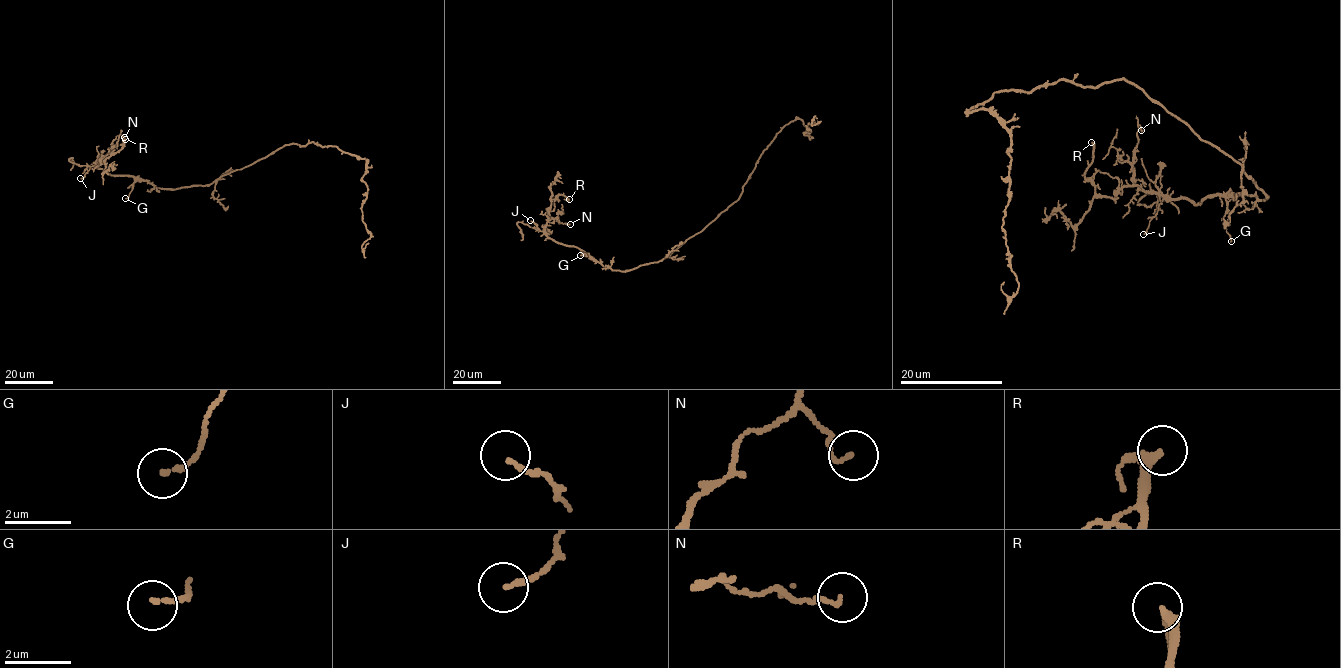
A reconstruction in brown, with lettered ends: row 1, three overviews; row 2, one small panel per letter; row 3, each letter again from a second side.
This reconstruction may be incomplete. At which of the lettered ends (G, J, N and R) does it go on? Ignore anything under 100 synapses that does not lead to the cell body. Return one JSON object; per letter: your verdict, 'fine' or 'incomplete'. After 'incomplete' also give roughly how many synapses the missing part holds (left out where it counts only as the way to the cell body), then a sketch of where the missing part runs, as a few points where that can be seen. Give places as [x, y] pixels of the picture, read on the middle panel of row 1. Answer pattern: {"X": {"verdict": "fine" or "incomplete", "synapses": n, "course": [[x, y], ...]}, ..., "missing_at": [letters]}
{"G": {"verdict": "fine"}, "J": {"verdict": "fine"}, "N": {"verdict": "fine"}, "R": {"verdict": "fine"}, "missing_at": []}

